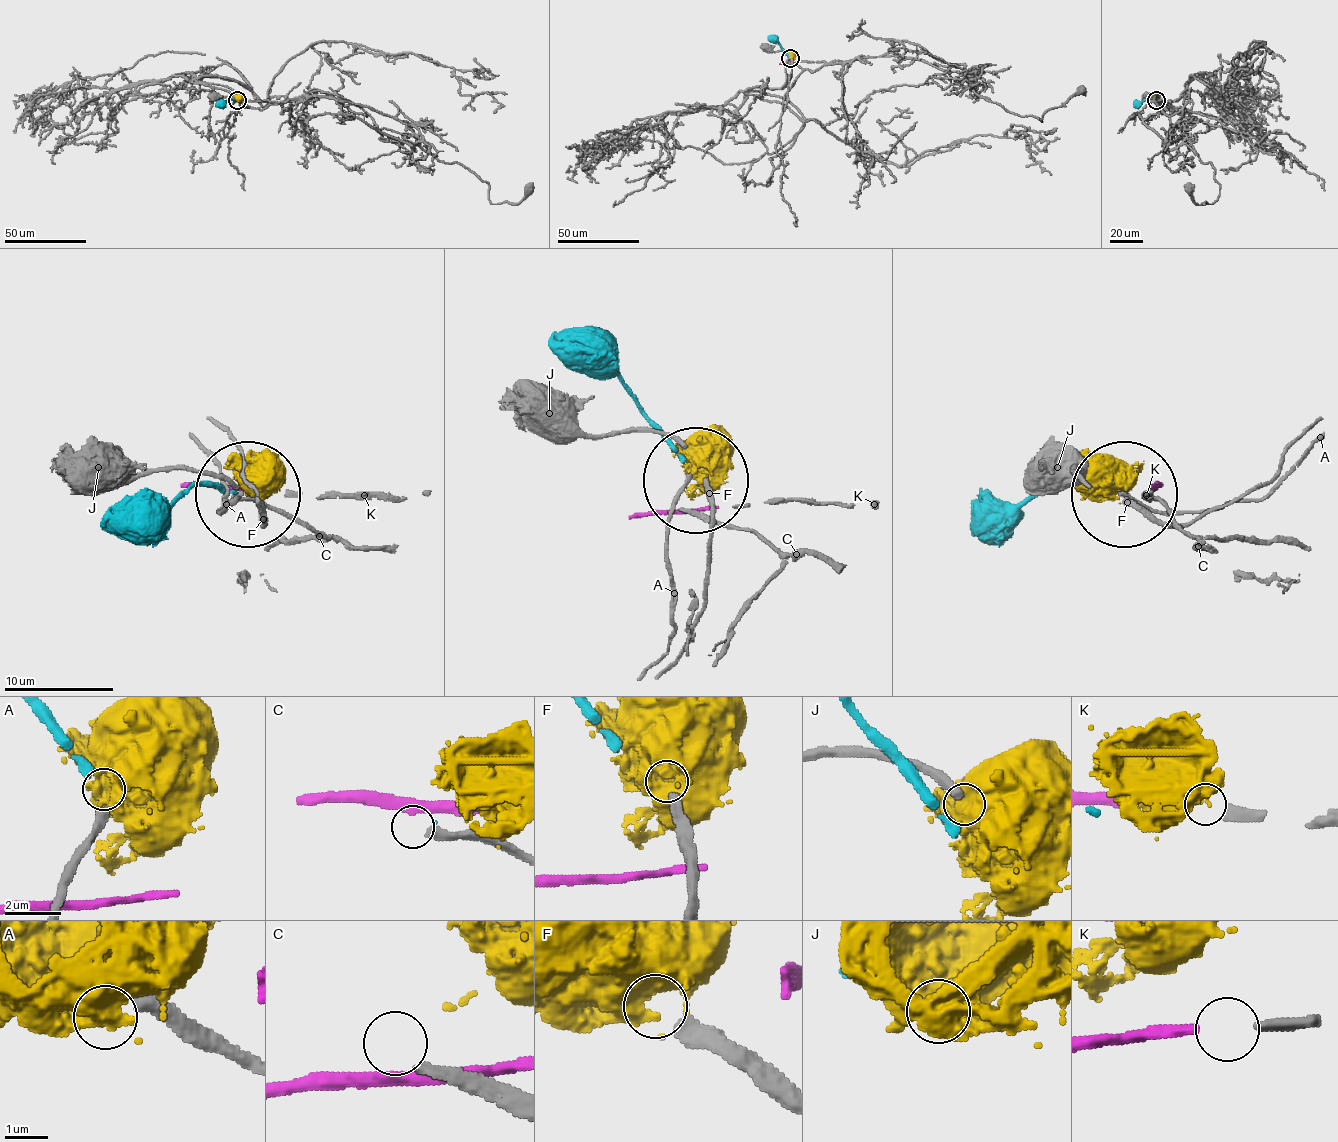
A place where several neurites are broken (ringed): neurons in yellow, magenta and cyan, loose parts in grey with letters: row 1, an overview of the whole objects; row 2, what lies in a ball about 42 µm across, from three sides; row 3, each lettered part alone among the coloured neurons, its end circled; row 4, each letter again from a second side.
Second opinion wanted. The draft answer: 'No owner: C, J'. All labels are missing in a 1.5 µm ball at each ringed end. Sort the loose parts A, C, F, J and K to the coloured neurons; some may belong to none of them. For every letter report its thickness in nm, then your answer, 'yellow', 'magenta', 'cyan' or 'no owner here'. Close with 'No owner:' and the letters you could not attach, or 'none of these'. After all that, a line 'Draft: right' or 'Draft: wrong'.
A: 400 nm thick; cyan
C: 280 nm thick; no owner here
F: 440 nm thick; yellow
J: 320 nm thick; no owner here
K: 360 nm thick; magenta
No owner: C, J
Draft: right

